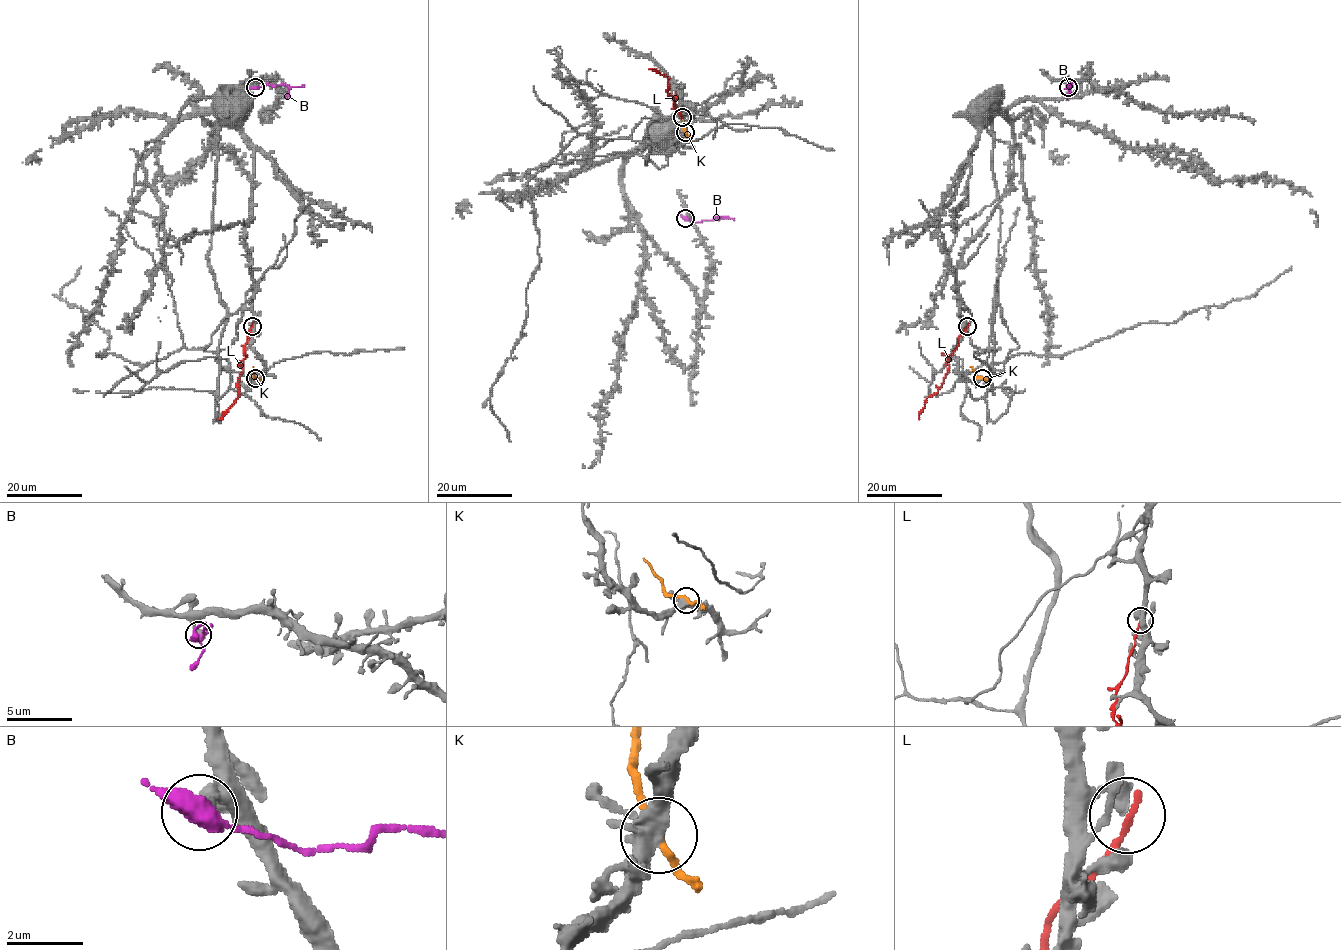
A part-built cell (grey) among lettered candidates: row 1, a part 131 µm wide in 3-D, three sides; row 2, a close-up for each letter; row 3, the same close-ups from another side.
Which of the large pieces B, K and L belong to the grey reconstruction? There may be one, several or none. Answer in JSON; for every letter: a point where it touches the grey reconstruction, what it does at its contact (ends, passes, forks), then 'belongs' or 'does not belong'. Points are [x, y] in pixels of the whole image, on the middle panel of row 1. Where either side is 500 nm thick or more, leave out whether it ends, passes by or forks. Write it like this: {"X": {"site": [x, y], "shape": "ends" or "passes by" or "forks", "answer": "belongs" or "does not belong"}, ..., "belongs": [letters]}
{"B": {"site": [685, 218], "shape": "passes by", "answer": "does not belong"}, "K": {"site": [685, 132], "shape": "passes by", "answer": "does not belong"}, "L": {"site": [682, 117], "shape": "ends", "answer": "does not belong"}, "belongs": []}

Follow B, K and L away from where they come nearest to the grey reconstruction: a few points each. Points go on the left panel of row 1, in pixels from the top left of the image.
B: (255, 87), (283, 83), (303, 86)
K: (255, 378), (252, 366)
L: (251, 326), (243, 371), (236, 387), (238, 396), (219, 419)

